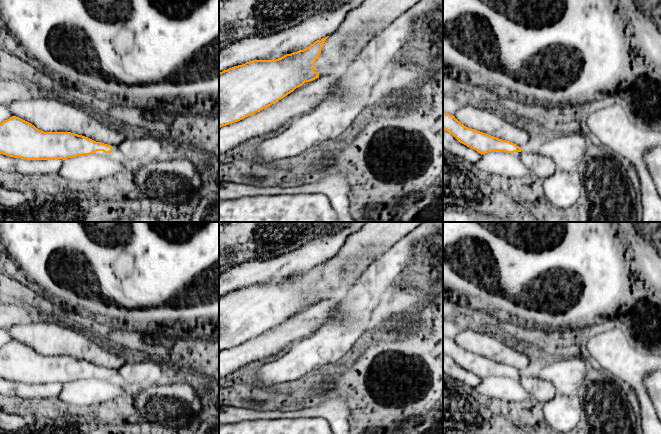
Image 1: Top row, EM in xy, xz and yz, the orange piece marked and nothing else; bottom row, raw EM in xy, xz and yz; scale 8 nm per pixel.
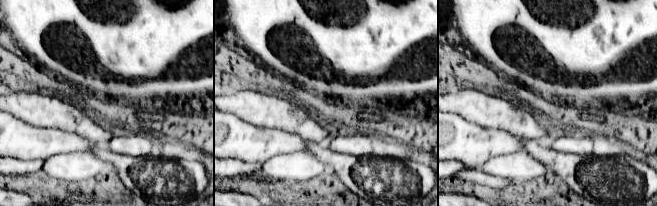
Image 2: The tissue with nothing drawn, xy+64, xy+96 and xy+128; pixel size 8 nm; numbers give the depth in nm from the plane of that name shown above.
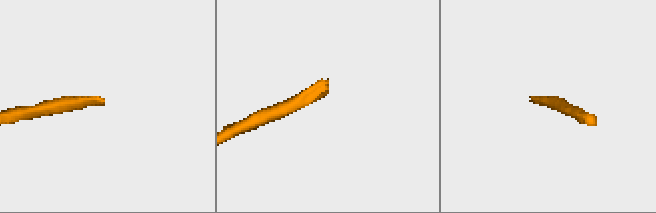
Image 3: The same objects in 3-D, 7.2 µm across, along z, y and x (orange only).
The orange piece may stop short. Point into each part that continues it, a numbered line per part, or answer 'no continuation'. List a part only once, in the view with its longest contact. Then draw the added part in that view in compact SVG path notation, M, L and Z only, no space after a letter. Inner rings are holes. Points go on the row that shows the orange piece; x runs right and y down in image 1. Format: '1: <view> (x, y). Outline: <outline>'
no continuation

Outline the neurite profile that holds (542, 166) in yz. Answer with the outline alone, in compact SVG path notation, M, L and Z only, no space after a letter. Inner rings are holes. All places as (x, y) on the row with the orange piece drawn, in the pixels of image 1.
M530 148L522 149L520 158L529 171L542 180L551 176L556 171L556 165L552 159Z

